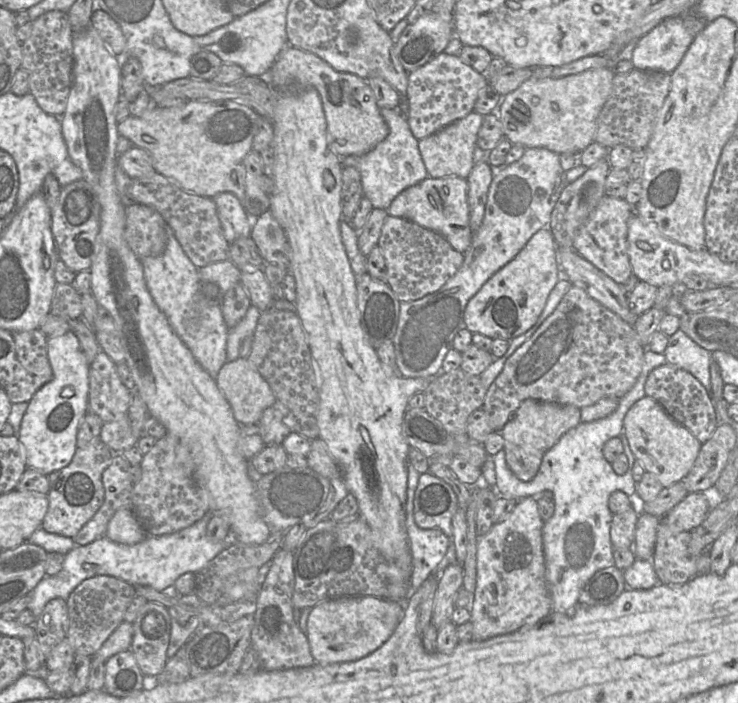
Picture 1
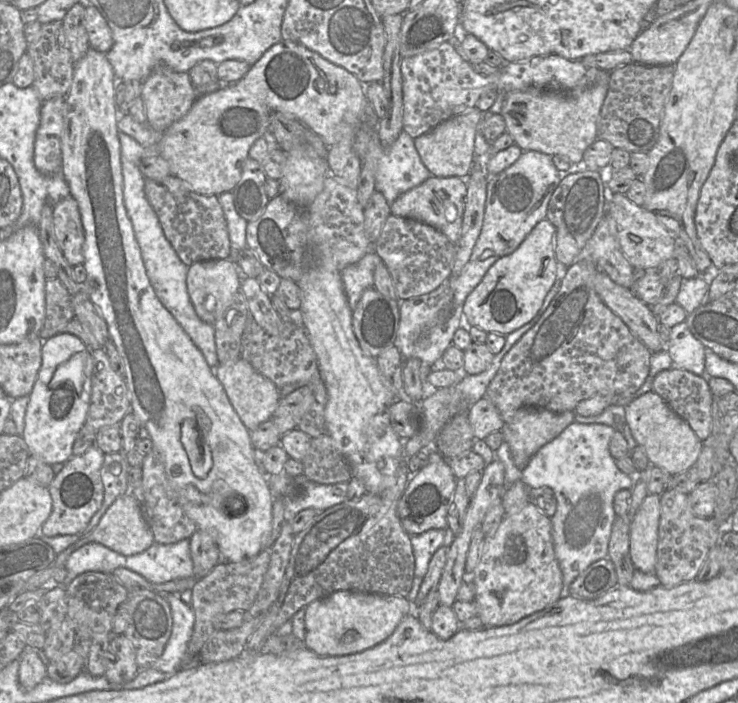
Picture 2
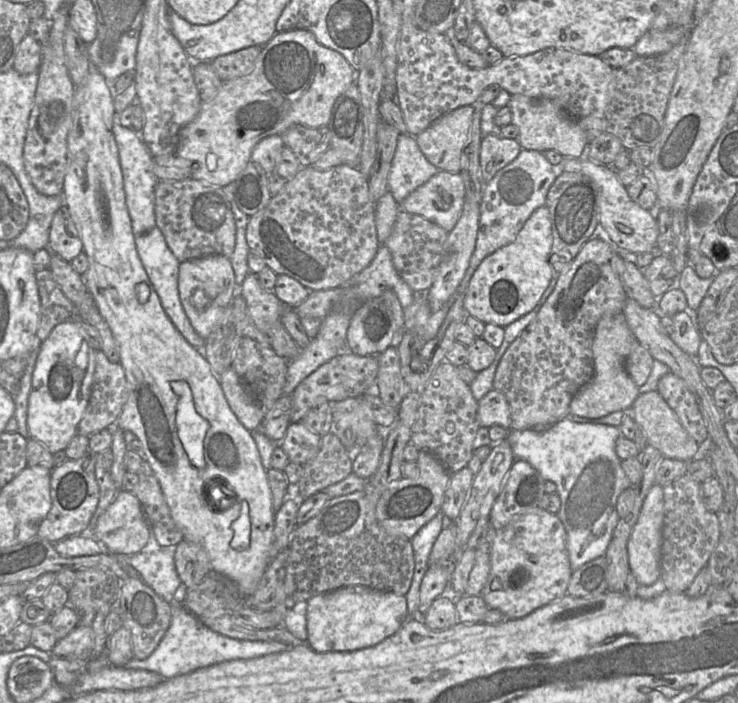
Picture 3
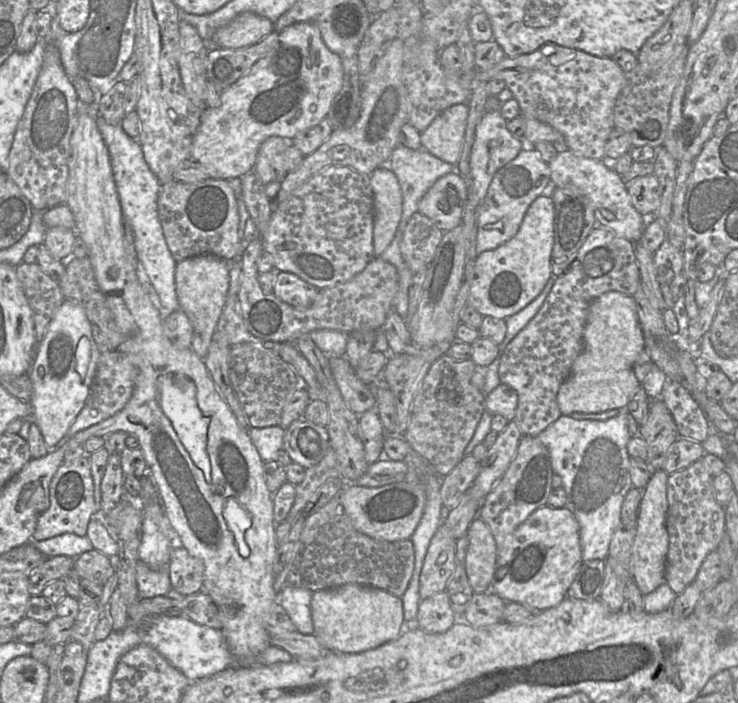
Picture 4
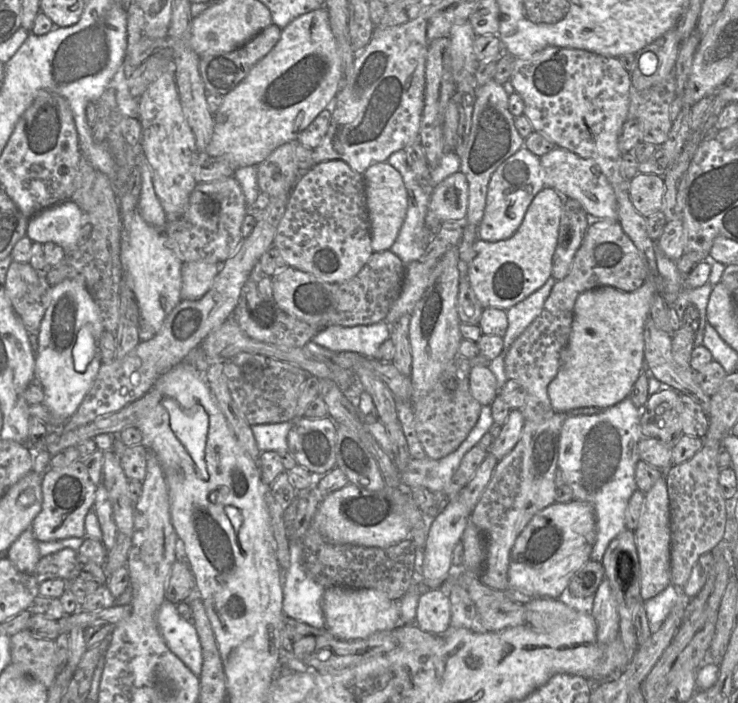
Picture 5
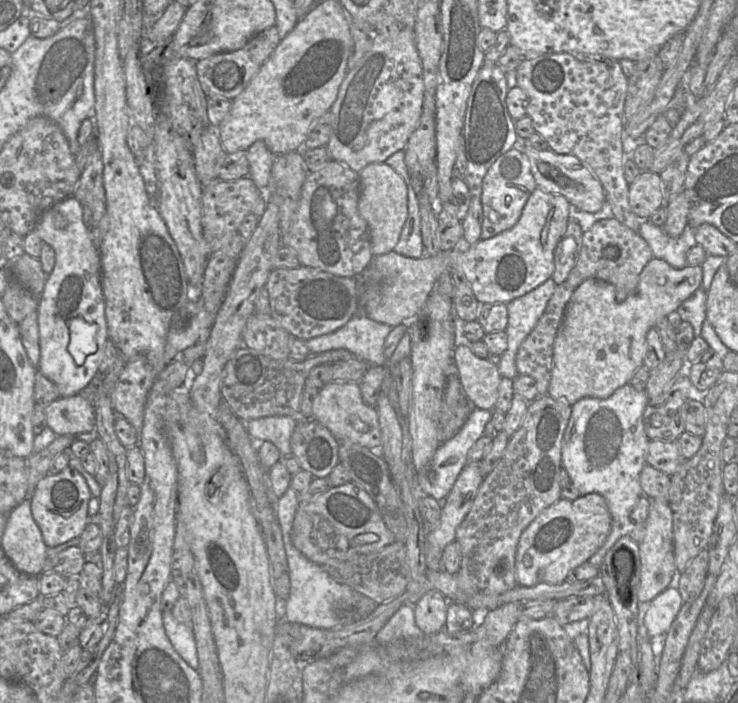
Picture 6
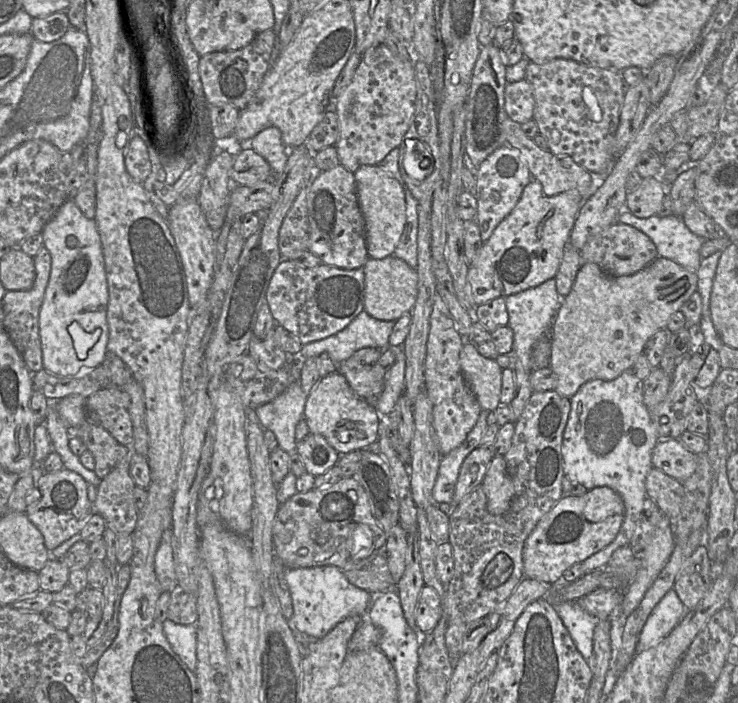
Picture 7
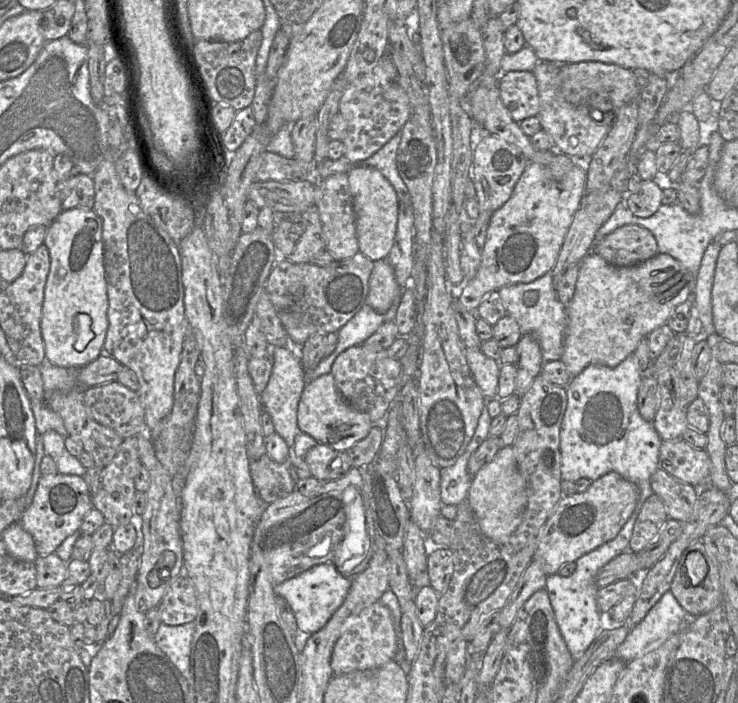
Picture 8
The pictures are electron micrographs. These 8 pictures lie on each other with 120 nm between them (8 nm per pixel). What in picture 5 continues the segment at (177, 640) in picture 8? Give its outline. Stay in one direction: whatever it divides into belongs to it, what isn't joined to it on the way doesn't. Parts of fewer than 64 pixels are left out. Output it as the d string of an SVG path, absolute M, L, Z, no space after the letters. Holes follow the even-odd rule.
M166 599L159 608L157 624L171 652L200 677L203 655L195 626L178 614L176 604Z

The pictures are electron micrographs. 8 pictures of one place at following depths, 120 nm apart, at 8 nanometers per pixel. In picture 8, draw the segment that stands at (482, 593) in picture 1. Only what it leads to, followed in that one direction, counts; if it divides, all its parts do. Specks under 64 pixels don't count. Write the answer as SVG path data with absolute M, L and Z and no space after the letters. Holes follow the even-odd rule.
M616 472L592 481L584 492L563 496L540 531L533 560L547 576L557 574L566 563L614 539L635 510L638 497L638 487Z

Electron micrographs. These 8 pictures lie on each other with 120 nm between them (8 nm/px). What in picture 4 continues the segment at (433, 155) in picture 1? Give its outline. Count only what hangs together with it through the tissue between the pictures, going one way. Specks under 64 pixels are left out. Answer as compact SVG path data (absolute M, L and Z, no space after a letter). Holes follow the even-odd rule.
M468 103L455 104L442 111L421 132L422 149L456 166L462 150L468 114Z

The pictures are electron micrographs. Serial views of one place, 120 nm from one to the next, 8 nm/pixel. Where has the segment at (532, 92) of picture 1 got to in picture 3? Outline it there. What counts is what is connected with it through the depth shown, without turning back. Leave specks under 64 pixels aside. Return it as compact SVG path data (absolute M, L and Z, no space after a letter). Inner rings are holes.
M511 95L507 106L512 112L511 123L519 130L518 141L523 149L543 152L555 150L564 158L587 158L588 137L578 122L560 106L547 99L532 99L525 95Z

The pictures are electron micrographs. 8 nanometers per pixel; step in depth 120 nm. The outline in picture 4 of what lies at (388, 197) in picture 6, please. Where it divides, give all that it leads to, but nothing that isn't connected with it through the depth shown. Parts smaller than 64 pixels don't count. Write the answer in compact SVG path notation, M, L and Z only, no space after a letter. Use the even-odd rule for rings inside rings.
M387 165L370 175L373 191L373 250L380 256L393 241L402 216L402 192L396 175Z

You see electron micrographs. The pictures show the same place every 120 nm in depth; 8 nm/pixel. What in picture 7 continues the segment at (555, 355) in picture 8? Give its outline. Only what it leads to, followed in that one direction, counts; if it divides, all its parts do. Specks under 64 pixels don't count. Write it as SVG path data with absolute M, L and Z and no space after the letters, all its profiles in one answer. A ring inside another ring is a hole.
M555 278L549 279L536 287L505 297L508 325L514 334L512 353L515 355L517 362L527 371L532 372L533 370L532 347L542 335L551 330L554 318L562 303L561 299L556 289Z

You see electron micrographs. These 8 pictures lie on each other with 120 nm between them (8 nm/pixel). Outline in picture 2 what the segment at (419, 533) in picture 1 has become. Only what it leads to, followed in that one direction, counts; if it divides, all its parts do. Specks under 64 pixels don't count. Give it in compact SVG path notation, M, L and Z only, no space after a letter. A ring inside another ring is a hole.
M430 529L421 534L409 536L415 558L415 570L412 588L407 599L414 602L432 556L443 545L445 530Z

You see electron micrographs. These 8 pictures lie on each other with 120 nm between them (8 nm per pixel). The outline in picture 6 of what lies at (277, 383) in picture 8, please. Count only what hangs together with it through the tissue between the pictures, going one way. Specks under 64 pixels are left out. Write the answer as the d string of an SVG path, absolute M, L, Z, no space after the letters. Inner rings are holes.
M269 416L250 420L246 428L256 443L269 441L280 451L280 455L291 453L290 438L302 417L299 416Z

